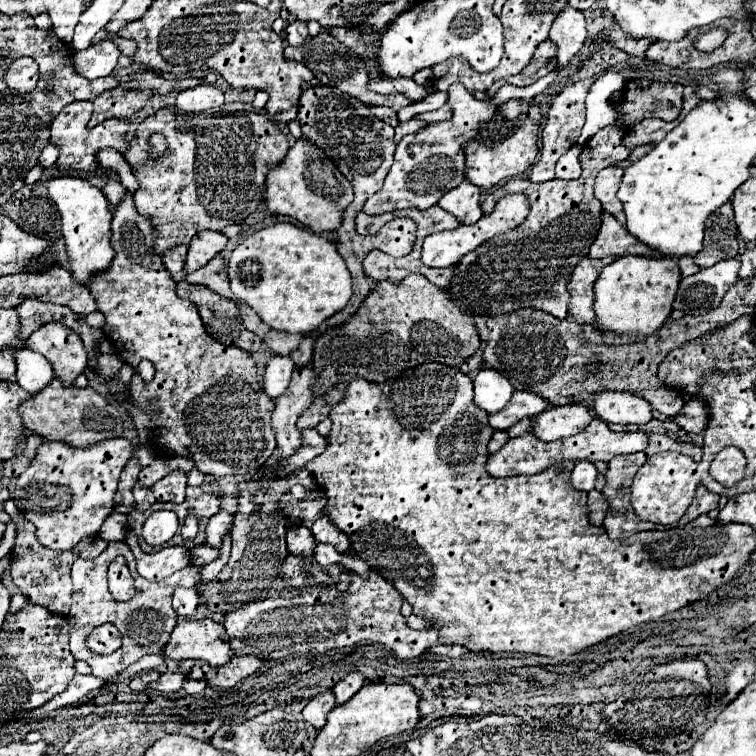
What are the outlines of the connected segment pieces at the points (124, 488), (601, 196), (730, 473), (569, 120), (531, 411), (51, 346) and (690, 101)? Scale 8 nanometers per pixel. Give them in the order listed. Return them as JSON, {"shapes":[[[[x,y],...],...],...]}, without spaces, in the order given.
{"shapes":[[[[133,456],[127,464],[125,464],[125,468],[123,468],[123,472],[121,472],[121,482],[119,482],[119,494],[123,494],[123,492],[129,492],[131,488],[133,488],[133,484],[137,482],[137,476],[139,476],[139,472],[141,472],[141,464],[137,462],[137,458]]],[[[611,166],[611,168],[601,170],[601,174],[595,180],[595,196],[597,196],[597,200],[603,204],[603,210],[613,214],[617,220],[625,220],[623,204],[615,196],[617,188],[621,184],[621,176],[623,176],[623,168]]],[[[723,448],[715,460],[711,462],[711,476],[721,482],[723,486],[733,486],[743,478],[743,470],[745,470],[745,456],[737,450],[737,448]]],[[[597,76],[593,78],[585,78],[585,80],[579,80],[577,84],[565,88],[559,96],[555,96],[551,108],[549,108],[549,116],[547,116],[547,122],[545,122],[545,128],[543,128],[543,150],[541,150],[541,160],[531,168],[529,172],[529,180],[531,182],[547,182],[547,180],[553,180],[553,170],[555,170],[555,164],[557,160],[571,148],[577,144],[577,138],[581,134],[581,128],[585,124],[585,96],[589,92],[589,88],[593,86],[593,82],[597,80]]],[[[515,392],[503,410],[489,414],[489,426],[493,430],[507,430],[517,420],[537,416],[545,408],[549,408],[549,404],[535,396],[533,392]]],[[[51,322],[37,328],[27,338],[25,346],[43,354],[51,362],[53,372],[63,386],[71,386],[73,380],[85,370],[87,358],[81,336],[61,322]]],[[[685,84],[685,108],[683,108],[683,112],[681,112],[681,114],[689,114],[695,106],[699,106],[699,102],[701,102],[701,98],[695,94],[693,86]]]]}

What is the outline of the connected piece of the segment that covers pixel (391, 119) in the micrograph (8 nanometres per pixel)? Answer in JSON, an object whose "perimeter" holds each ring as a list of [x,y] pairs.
{"perimeter":[[[367,104],[367,108],[371,108],[371,112],[373,112],[379,120],[383,120],[383,122],[387,122],[387,124],[391,124],[391,126],[397,126],[397,124],[399,124],[395,110],[383,108],[383,106],[373,106],[373,104]]]}

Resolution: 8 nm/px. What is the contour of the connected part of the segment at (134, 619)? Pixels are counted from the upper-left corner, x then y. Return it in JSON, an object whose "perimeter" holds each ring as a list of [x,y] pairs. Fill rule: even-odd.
{"perimeter":[[[111,542],[107,546],[105,552],[101,552],[97,558],[91,560],[77,560],[73,564],[71,570],[71,578],[73,578],[73,606],[71,612],[67,616],[69,626],[71,626],[71,654],[75,656],[75,660],[85,660],[91,670],[93,676],[99,678],[113,678],[115,674],[123,672],[129,664],[137,662],[139,658],[147,656],[147,654],[159,654],[163,650],[163,646],[167,644],[173,628],[177,624],[177,614],[172,608],[171,592],[173,588],[185,586],[185,588],[193,588],[197,586],[197,576],[199,576],[199,566],[189,564],[183,570],[175,572],[175,576],[170,576],[163,580],[163,584],[155,584],[155,582],[147,582],[139,576],[139,572],[135,570],[135,558],[131,554],[131,550],[127,548],[125,542]],[[115,556],[123,556],[127,558],[127,566],[135,578],[135,596],[127,602],[117,602],[113,600],[113,596],[109,592],[101,592],[101,580],[107,578],[107,568],[109,562]],[[111,622],[113,626],[117,626],[117,630],[123,634],[123,646],[113,652],[113,654],[95,654],[87,648],[85,638],[89,636],[89,632],[101,624]]]}

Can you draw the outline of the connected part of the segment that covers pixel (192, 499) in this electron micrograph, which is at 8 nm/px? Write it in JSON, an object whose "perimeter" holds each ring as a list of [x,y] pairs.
{"perimeter":[[[187,488],[187,496],[185,496],[185,502],[183,504],[161,504],[161,502],[155,502],[149,512],[155,512],[155,510],[173,510],[177,516],[179,516],[179,522],[183,524],[187,512],[195,512],[195,518],[199,522],[199,532],[197,532],[197,538],[195,540],[181,540],[181,534],[177,534],[173,540],[169,540],[165,546],[171,546],[171,544],[179,544],[179,546],[185,546],[185,548],[193,548],[193,546],[201,546],[205,544],[205,526],[209,522],[209,518],[213,514],[217,514],[217,508],[219,508],[219,496],[215,494],[205,494],[201,488]]]}

